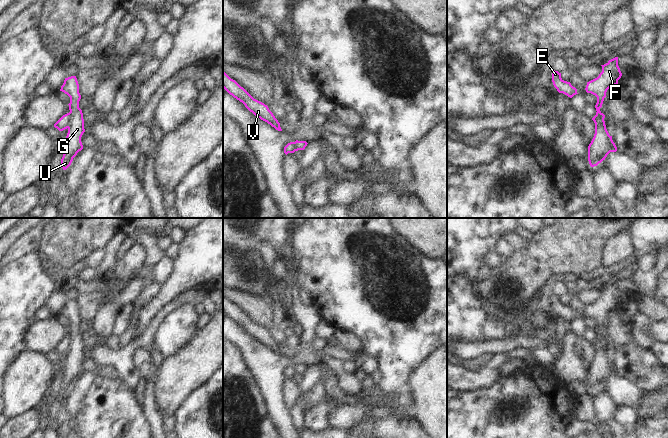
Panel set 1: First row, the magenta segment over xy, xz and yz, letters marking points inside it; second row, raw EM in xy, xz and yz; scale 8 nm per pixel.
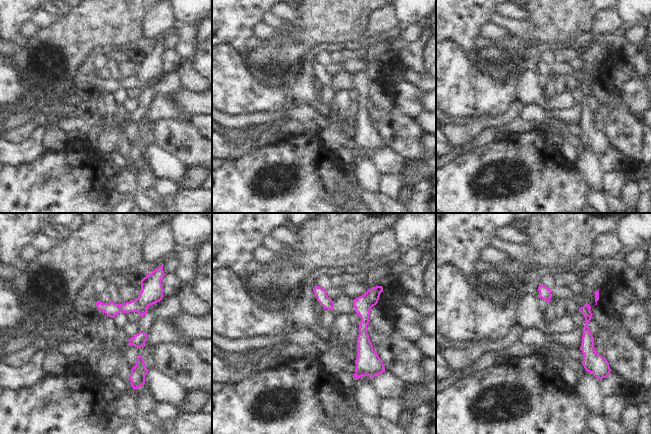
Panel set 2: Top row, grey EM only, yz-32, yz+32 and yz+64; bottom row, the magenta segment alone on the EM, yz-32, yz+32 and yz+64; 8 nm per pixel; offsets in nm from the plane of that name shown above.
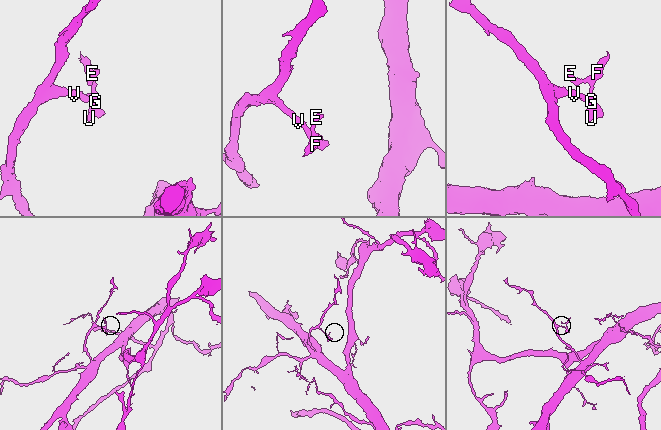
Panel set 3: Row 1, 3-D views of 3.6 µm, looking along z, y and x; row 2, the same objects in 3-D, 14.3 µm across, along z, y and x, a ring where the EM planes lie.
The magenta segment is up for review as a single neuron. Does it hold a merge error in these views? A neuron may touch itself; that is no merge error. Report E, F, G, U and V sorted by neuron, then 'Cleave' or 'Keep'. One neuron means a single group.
Groups: E F G U / V. Cleave

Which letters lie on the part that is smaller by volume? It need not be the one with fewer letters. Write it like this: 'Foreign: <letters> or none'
Foreign: E, F, G, U

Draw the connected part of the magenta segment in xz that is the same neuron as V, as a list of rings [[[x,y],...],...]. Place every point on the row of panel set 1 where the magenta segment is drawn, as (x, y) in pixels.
[[[224,71],[223,88],[234,98],[242,102],[255,116],[267,122],[276,130],[282,131],[280,123],[269,110],[268,106],[254,99],[243,87],[241,87],[235,80],[231,79]]]

